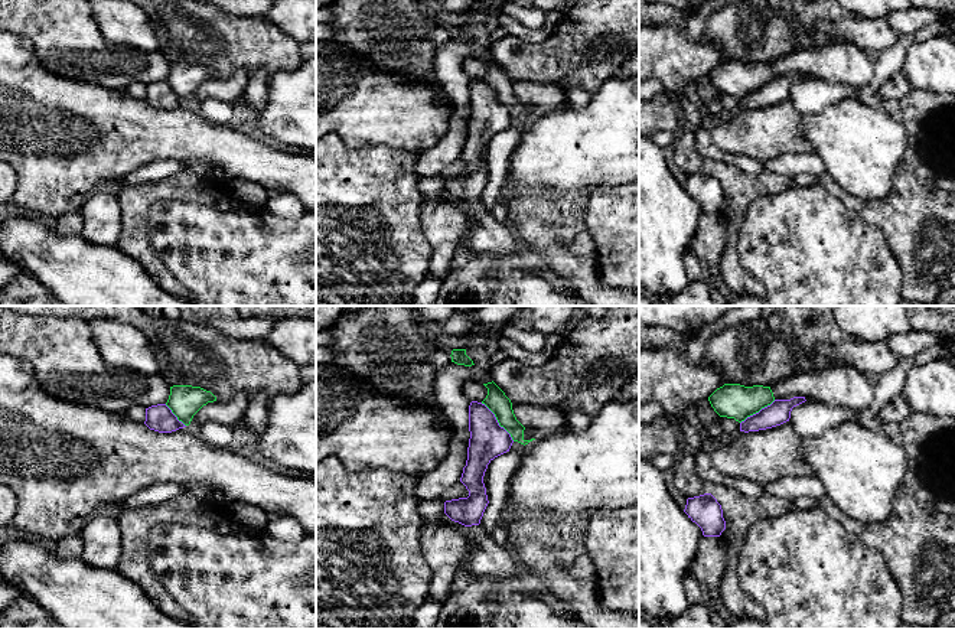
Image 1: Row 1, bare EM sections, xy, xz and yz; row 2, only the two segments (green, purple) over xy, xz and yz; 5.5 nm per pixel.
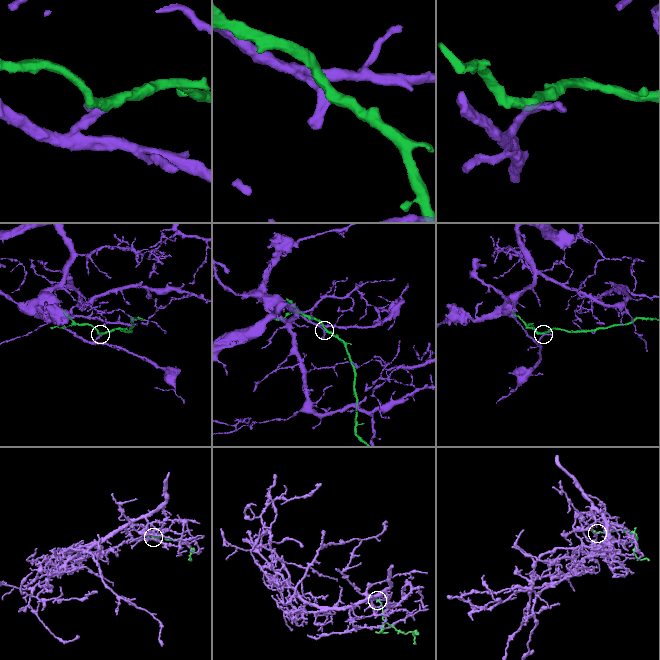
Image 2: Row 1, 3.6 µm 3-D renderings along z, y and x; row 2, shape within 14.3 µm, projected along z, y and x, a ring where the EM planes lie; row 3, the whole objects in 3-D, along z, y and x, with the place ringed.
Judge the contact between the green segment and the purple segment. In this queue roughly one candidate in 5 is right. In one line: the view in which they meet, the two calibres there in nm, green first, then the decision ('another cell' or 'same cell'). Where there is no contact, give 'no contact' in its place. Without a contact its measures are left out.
meets green in xz; 120 nm thick on the green side, 200 nm on the other; another cell

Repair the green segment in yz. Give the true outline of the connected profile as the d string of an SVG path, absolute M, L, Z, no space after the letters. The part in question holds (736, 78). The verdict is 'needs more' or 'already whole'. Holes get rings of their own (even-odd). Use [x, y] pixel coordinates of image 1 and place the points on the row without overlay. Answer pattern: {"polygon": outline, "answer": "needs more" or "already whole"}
{"polygon": "M724 61L717 65L708 78L720 94L741 100L775 78L770 63Z", "answer": "already whole"}

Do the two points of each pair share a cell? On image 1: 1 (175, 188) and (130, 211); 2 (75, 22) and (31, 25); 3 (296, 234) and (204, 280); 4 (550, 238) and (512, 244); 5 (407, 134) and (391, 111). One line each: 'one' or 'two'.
1: one
2: one
3: one
4: two
5: one

